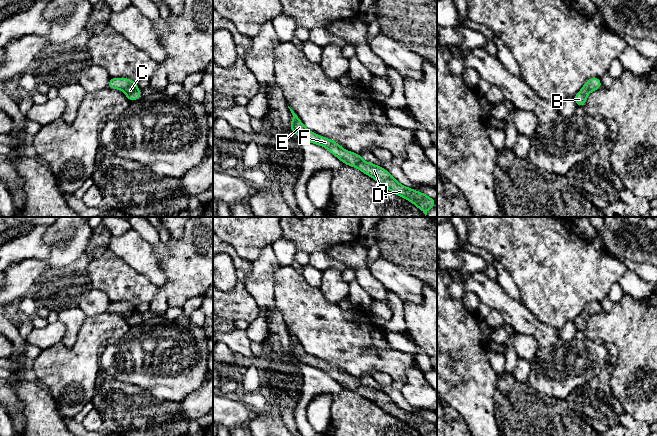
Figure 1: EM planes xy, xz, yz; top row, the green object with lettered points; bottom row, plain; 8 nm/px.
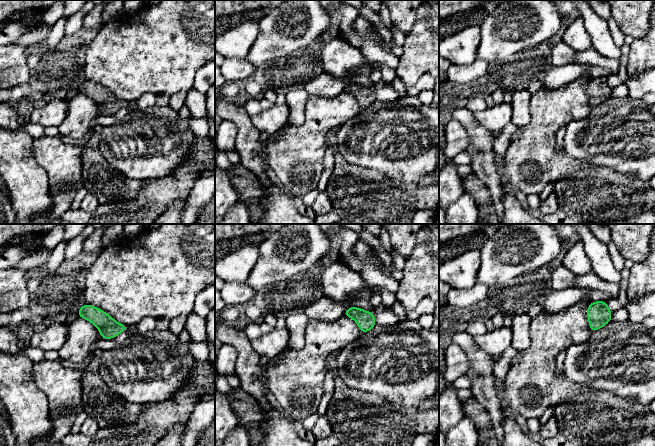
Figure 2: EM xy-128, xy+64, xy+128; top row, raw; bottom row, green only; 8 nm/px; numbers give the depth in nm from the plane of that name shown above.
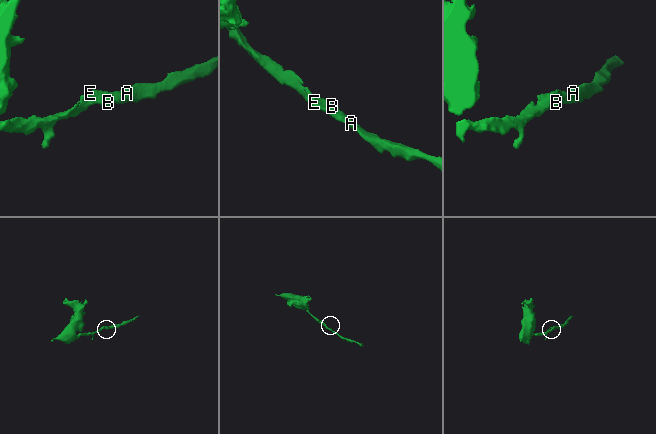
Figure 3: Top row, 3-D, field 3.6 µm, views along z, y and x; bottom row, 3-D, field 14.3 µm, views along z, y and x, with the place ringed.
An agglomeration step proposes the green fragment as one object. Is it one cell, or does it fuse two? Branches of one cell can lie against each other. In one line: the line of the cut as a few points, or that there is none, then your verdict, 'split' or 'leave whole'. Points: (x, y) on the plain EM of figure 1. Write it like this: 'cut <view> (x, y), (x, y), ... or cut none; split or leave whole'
cut none; leave whole

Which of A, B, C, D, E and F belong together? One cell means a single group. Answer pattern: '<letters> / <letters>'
A B C D E F

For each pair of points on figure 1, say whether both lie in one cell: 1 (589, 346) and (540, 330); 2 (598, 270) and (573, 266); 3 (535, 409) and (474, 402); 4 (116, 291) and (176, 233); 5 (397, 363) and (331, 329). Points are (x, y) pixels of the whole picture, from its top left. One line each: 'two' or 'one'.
1: two
2: one
3: two
4: two
5: one

